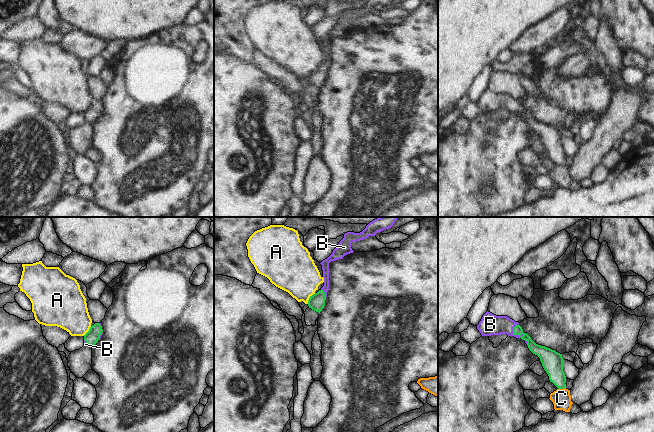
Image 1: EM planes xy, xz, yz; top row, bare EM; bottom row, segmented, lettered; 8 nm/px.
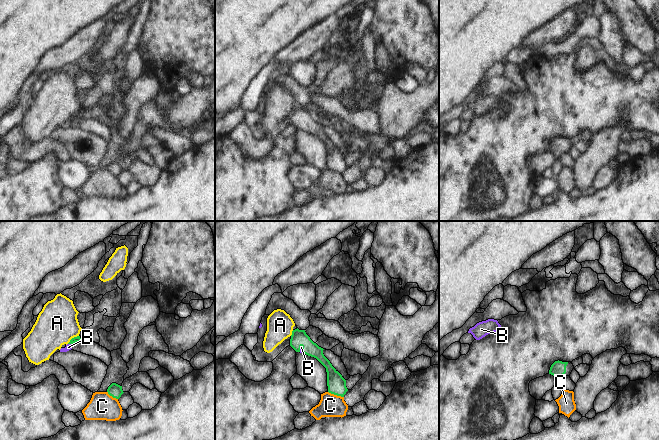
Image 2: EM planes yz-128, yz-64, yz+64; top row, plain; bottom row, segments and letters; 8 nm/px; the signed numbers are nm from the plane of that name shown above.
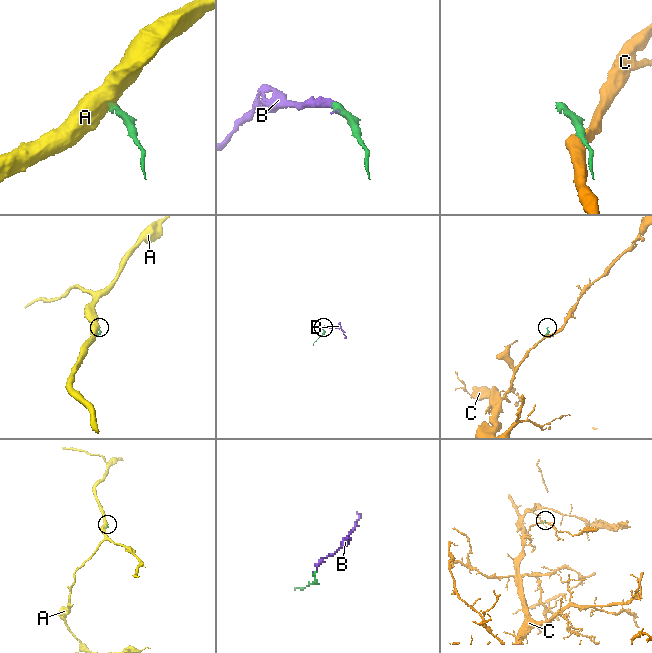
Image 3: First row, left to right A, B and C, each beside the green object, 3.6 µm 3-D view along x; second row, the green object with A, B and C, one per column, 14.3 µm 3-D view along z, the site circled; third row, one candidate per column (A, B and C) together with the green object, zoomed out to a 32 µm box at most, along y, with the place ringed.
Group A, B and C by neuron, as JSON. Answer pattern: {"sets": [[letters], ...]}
{"sets": [["A"], ["B"], ["C"]]}

